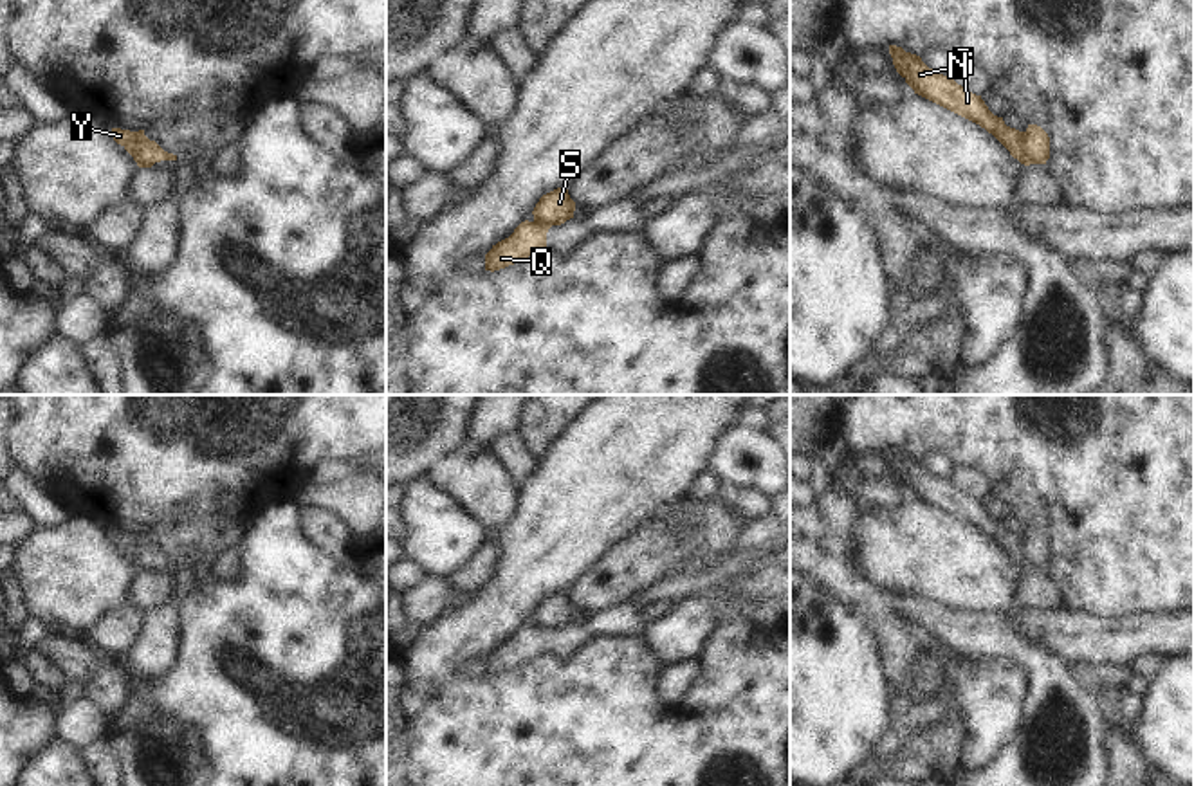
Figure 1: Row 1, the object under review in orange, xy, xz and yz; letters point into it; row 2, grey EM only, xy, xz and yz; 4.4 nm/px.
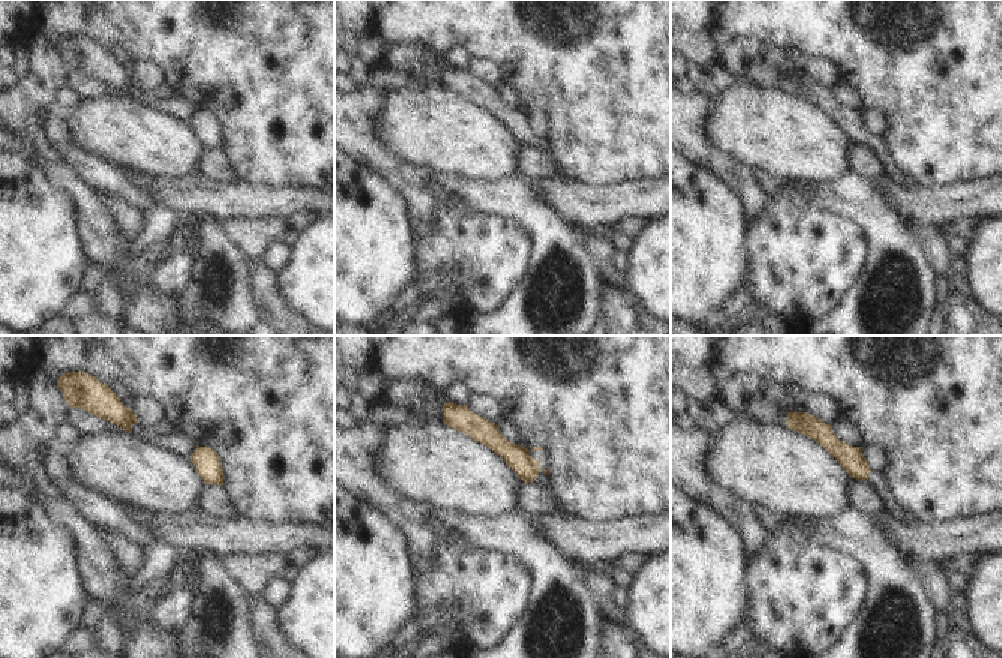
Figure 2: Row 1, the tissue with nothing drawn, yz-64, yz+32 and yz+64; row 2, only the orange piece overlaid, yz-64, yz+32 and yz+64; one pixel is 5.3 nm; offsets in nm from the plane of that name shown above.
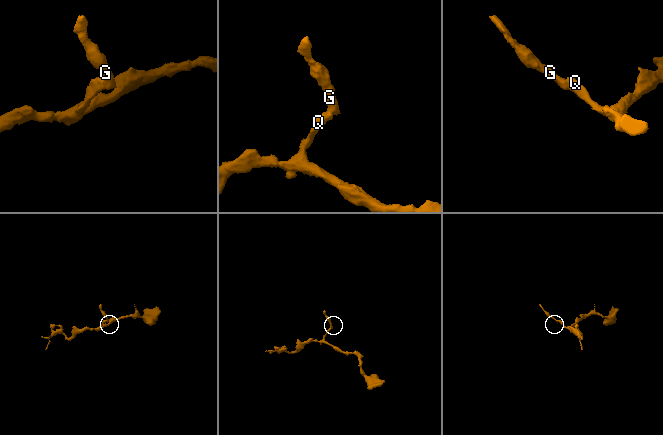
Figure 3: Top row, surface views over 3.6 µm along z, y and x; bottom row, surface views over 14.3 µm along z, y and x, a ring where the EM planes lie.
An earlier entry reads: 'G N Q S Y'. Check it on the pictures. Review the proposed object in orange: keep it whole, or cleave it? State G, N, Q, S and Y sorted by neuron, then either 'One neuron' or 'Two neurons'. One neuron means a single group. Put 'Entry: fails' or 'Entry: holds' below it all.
Groups: G N S / Q Y. Two neurons.
Entry: fails

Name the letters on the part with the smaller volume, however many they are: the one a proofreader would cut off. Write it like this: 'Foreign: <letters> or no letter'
Foreign: G, N, S.

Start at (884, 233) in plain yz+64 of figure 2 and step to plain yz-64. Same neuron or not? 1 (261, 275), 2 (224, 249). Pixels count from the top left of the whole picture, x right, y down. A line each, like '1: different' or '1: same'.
1: different
2: same

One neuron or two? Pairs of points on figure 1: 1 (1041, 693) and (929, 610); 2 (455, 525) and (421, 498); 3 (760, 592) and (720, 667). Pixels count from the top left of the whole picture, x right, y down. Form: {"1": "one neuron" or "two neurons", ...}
{"1": "one neuron", "2": "one neuron", "3": "two neurons"}

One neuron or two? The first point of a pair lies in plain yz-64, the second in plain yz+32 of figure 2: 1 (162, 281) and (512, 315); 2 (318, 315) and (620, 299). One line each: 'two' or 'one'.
1: two
2: two

